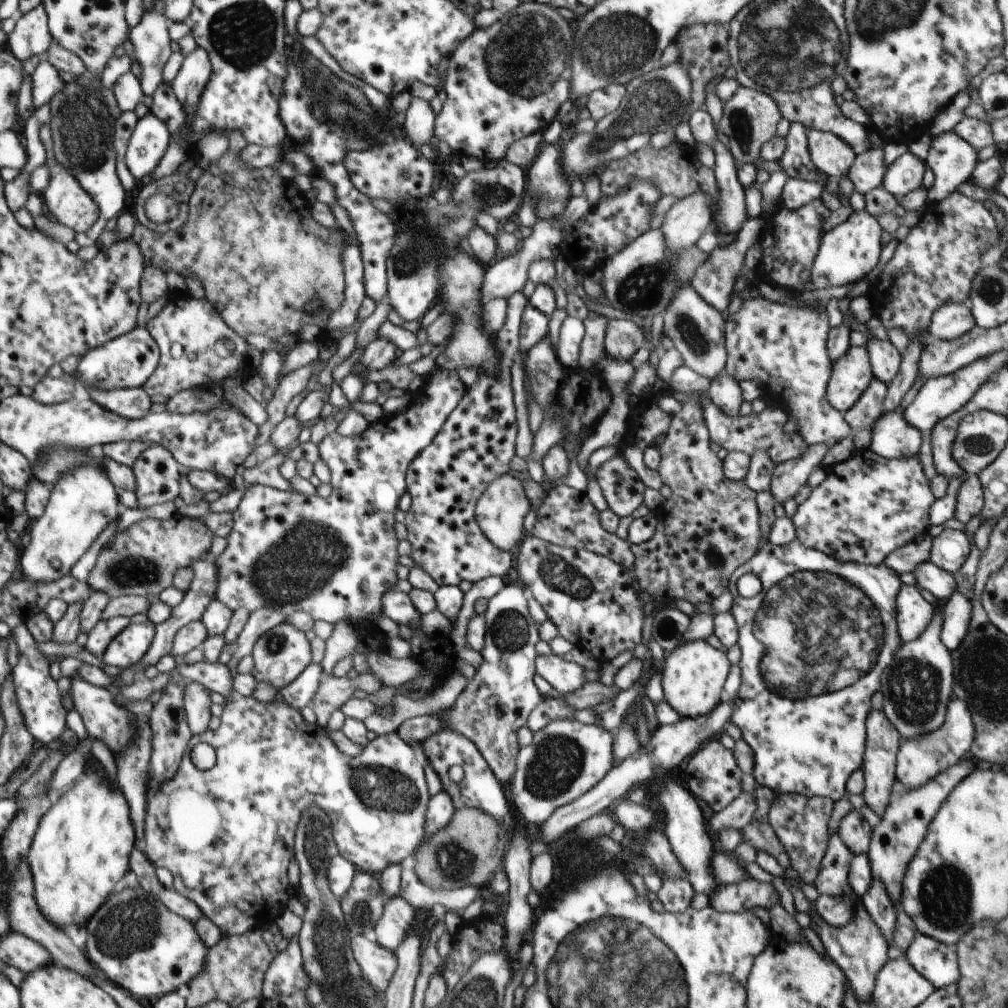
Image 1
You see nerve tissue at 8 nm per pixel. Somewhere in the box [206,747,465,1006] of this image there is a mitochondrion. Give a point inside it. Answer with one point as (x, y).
(382, 788)

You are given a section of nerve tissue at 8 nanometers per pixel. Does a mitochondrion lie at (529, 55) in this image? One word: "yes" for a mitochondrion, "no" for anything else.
yes

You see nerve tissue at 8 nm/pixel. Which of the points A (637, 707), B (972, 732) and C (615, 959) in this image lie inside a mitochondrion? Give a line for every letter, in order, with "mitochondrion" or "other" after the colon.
A: other
B: other
C: mitochondrion

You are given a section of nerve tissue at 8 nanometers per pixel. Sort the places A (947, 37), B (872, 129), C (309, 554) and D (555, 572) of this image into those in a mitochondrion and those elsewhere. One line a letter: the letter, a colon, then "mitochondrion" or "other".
A: other
B: other
C: mitochondrion
D: mitochondrion

